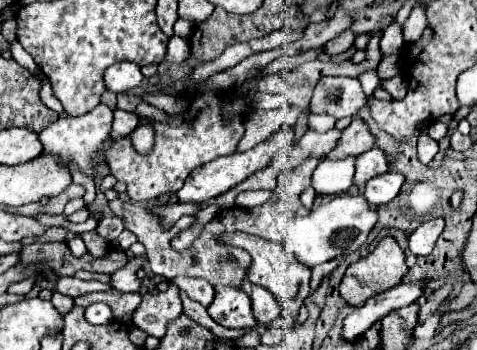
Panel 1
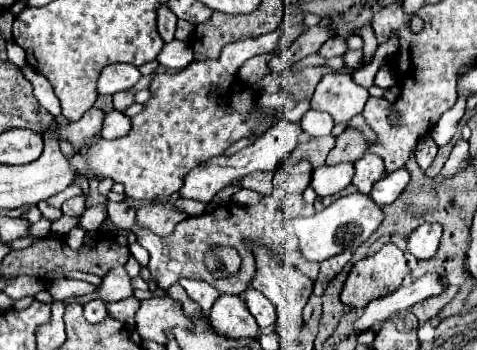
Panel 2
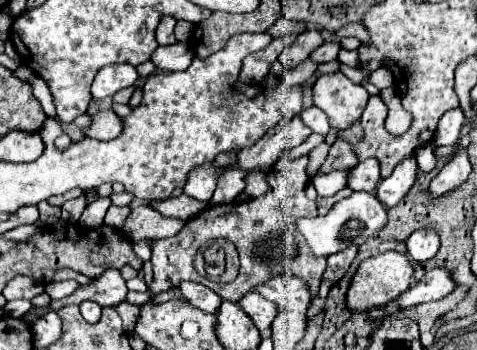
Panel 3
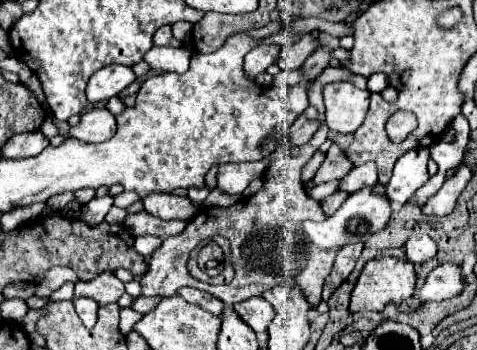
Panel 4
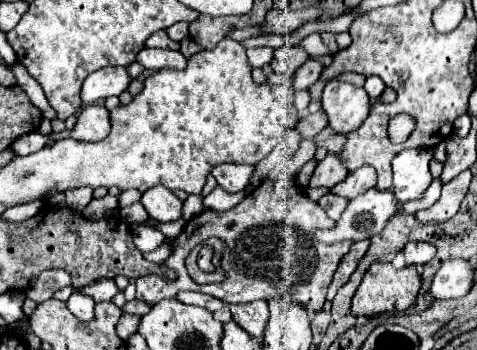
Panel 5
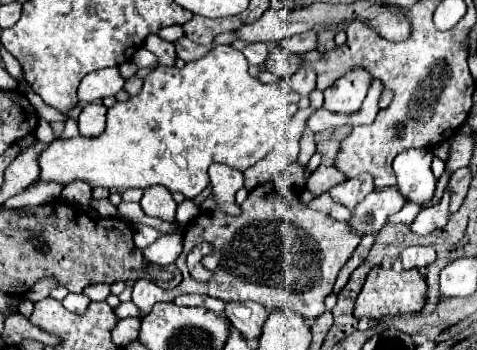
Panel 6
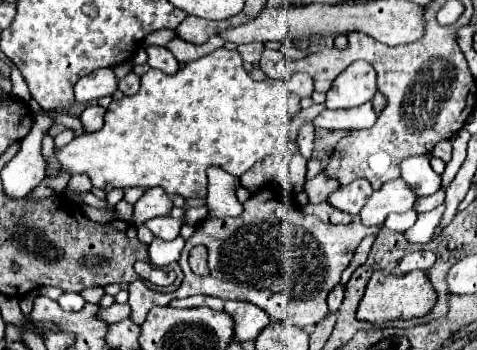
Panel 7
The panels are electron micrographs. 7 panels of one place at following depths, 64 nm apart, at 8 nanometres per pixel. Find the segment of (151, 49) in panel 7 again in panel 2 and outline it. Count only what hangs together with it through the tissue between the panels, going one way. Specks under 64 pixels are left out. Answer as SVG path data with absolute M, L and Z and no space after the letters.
M162 6L158 10L158 34L164 42L172 42L174 40L174 28L176 28L176 16L166 8Z

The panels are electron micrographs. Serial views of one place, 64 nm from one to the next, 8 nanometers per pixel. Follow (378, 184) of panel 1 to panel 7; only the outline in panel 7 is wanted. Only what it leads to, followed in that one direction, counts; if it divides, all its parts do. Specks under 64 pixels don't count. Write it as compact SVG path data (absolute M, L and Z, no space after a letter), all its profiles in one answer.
M412 156L402 160L402 178L416 190L418 196L430 196L440 190L440 174L436 174L428 162L428 156Z

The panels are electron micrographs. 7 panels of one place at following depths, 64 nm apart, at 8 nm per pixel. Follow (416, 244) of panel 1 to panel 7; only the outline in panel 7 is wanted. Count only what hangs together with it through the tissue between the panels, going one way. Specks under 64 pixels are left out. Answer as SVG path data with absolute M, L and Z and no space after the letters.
M424 250L424 252L412 252L412 254L406 254L400 260L398 268L400 268L402 274L408 274L412 270L424 270L426 272L428 268L432 268L434 260L436 260L434 252L428 252L428 250Z

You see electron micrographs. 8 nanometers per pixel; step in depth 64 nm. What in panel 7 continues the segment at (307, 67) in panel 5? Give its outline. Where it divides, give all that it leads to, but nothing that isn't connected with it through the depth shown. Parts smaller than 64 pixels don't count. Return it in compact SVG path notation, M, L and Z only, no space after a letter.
M292 74L290 80L288 80L288 90L290 90L292 94L298 94L300 98L312 96L312 92L314 92L312 78L310 78L308 74Z

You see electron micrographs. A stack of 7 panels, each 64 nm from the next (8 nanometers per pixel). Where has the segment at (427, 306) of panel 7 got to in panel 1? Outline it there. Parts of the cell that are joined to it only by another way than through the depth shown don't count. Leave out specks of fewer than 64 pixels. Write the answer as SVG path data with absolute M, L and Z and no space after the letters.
M384 238L376 250L372 254L368 254L364 258L364 262L356 262L356 264L350 264L346 274L344 274L344 280L340 284L340 296L346 300L346 304L350 306L364 306L364 302L380 292L386 292L388 288L394 288L402 282L404 274L408 272L408 266L406 266L406 260L404 260L404 252L400 250L398 242L394 238Z

